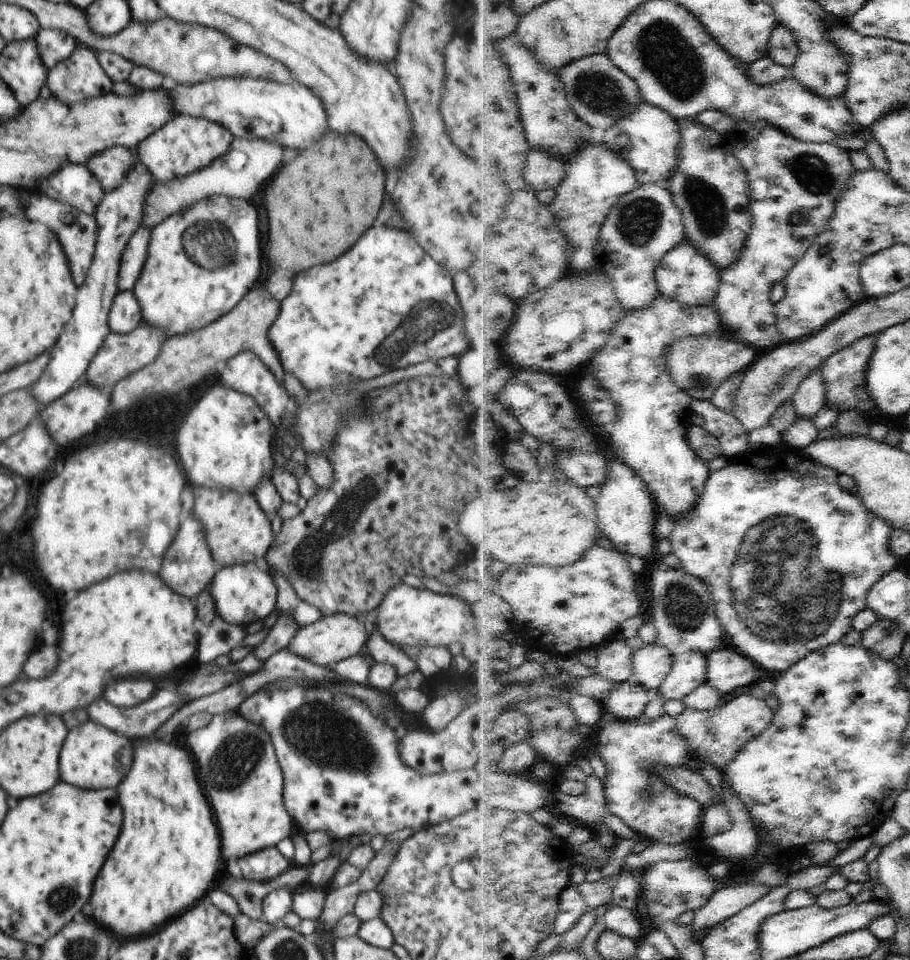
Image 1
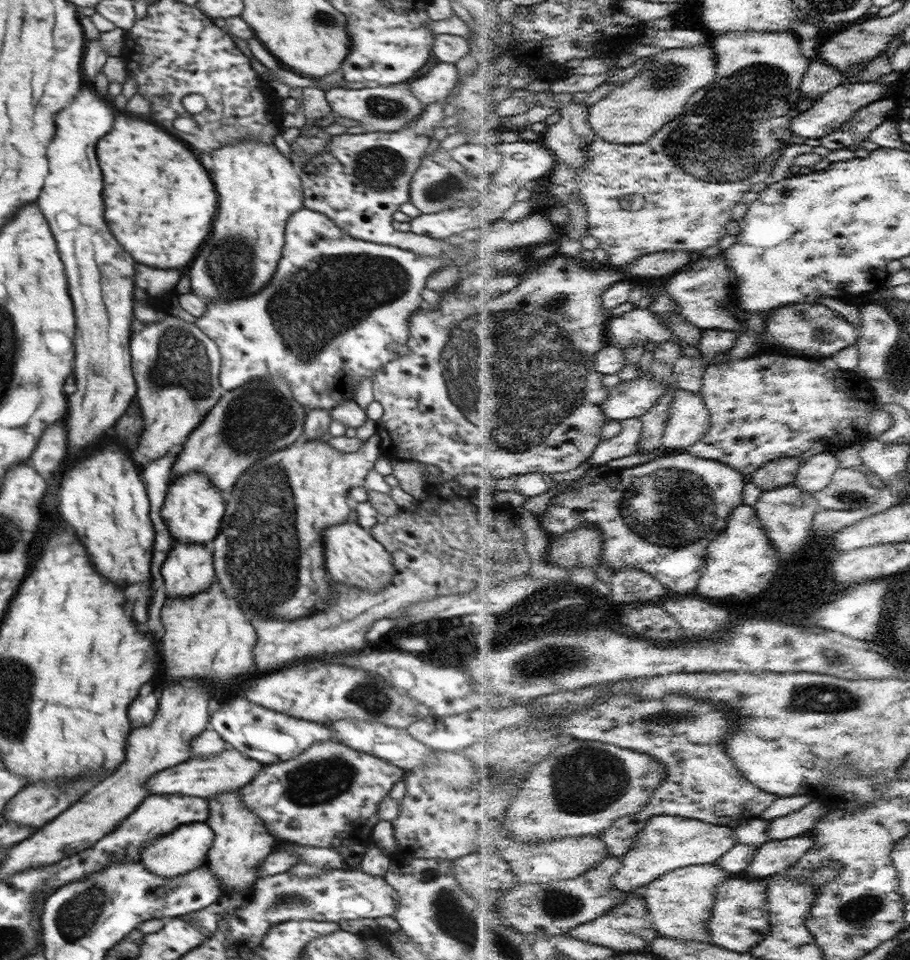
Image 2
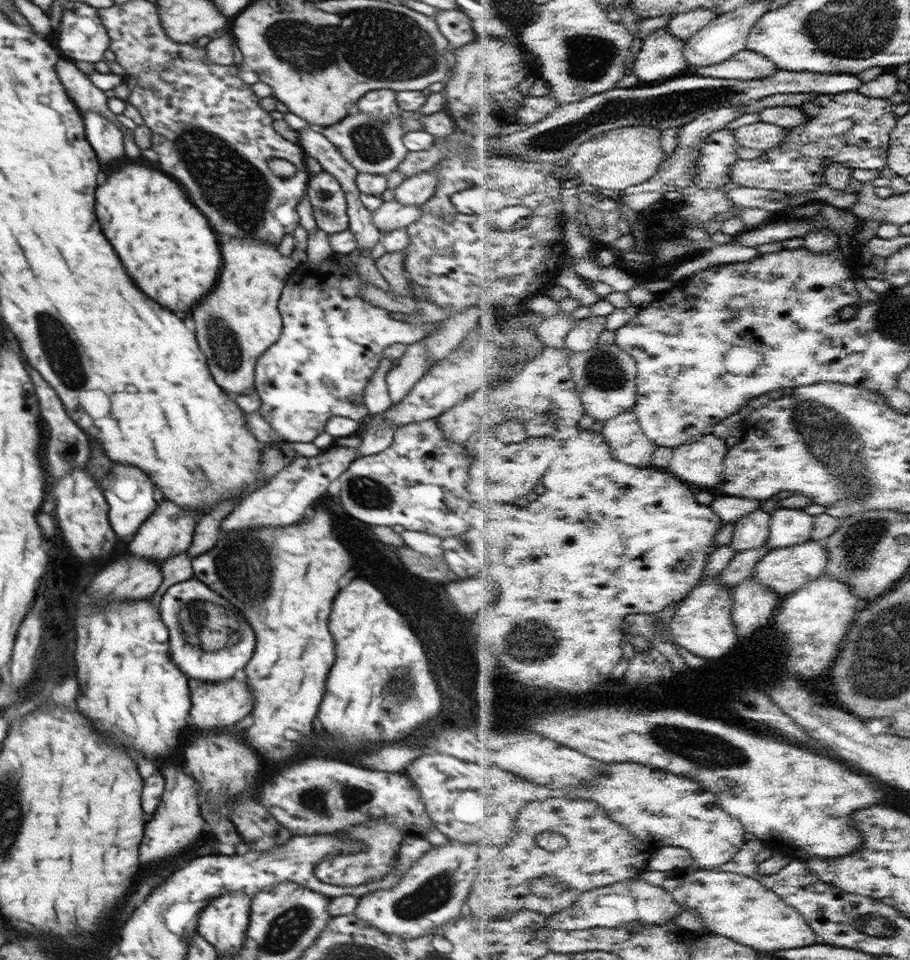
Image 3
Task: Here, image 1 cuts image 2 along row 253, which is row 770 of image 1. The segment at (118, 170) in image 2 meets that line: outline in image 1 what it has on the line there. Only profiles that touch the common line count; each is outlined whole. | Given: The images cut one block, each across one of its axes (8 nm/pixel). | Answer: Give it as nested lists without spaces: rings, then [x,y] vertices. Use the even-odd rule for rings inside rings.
[[[140,738],[140,740],[134,740],[132,742],[132,750],[134,750],[134,760],[132,760],[132,766],[130,766],[130,772],[126,774],[126,778],[118,784],[116,792],[118,792],[118,804],[122,808],[122,832],[116,840],[116,846],[112,848],[110,856],[106,858],[104,866],[102,866],[102,872],[98,874],[98,880],[94,882],[94,890],[92,890],[92,896],[90,896],[90,904],[94,906],[94,912],[92,916],[106,928],[110,928],[108,932],[111,932],[117,941],[122,941],[120,936],[136,936],[136,934],[142,934],[142,932],[148,932],[152,926],[156,924],[162,924],[168,916],[172,914],[178,914],[178,912],[184,912],[186,908],[190,908],[198,898],[202,898],[206,894],[206,890],[214,884],[214,878],[218,874],[218,868],[220,868],[220,834],[218,834],[218,828],[216,828],[216,820],[214,820],[214,814],[212,814],[212,808],[208,804],[208,800],[204,798],[202,790],[200,790],[200,784],[198,784],[198,778],[196,778],[196,766],[190,758],[190,754],[184,750],[184,748],[178,748],[176,744],[166,744],[162,740],[154,740],[154,738]]]

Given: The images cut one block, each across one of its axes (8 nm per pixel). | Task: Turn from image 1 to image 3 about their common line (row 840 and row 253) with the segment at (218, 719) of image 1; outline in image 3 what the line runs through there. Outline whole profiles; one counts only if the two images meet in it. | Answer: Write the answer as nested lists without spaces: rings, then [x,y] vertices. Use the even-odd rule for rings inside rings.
[[[236,237],[230,240],[220,246],[222,262],[226,264],[220,272],[222,282],[194,308],[192,318],[196,322],[200,350],[208,358],[208,368],[216,384],[224,391],[244,395],[254,390],[258,358],[281,335],[283,320],[278,301],[297,263],[280,255],[278,244],[273,242]]]

